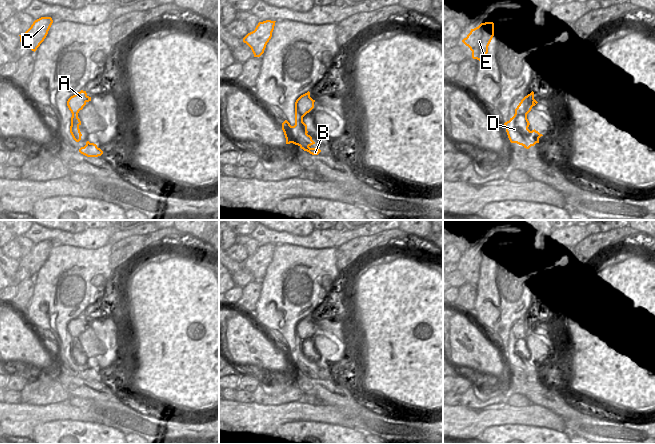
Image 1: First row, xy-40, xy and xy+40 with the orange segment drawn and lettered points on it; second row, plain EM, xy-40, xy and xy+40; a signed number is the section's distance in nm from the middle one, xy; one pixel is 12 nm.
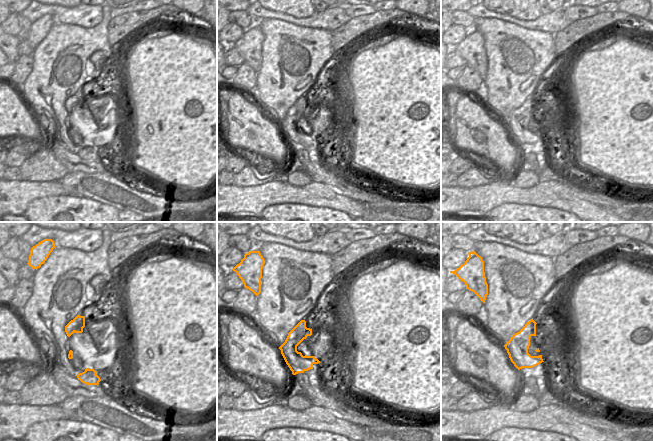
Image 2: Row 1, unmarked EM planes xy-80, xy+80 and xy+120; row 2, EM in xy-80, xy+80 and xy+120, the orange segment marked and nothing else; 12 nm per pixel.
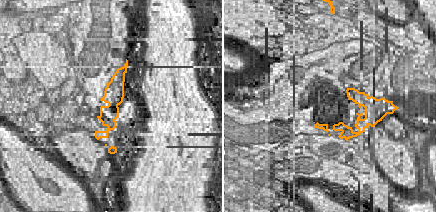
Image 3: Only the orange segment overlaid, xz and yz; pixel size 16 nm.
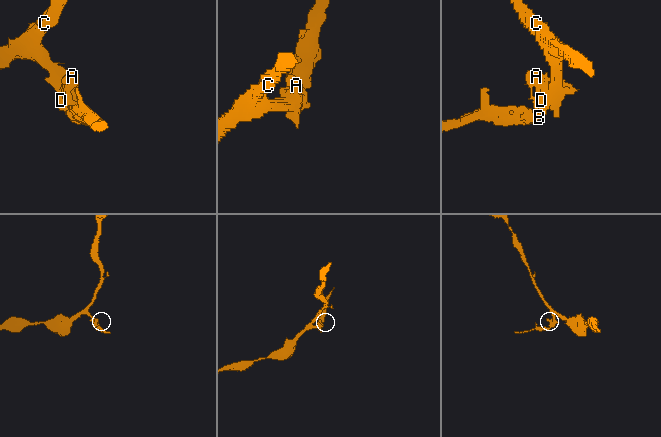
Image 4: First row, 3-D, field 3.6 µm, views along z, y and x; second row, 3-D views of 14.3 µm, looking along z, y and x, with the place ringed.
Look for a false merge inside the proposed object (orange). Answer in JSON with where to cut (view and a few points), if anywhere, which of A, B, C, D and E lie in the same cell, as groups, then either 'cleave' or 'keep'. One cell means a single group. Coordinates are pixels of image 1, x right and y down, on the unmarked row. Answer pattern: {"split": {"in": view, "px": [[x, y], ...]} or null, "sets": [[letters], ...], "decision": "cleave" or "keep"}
{"split": {"in": "xy", "px": [[308, 369], [304, 368], [302, 372]]}, "sets": [["A", "C", "D", "E"], ["B"]], "decision": "cleave"}

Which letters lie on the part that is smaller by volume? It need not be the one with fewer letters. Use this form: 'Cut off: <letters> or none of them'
Cut off: B

